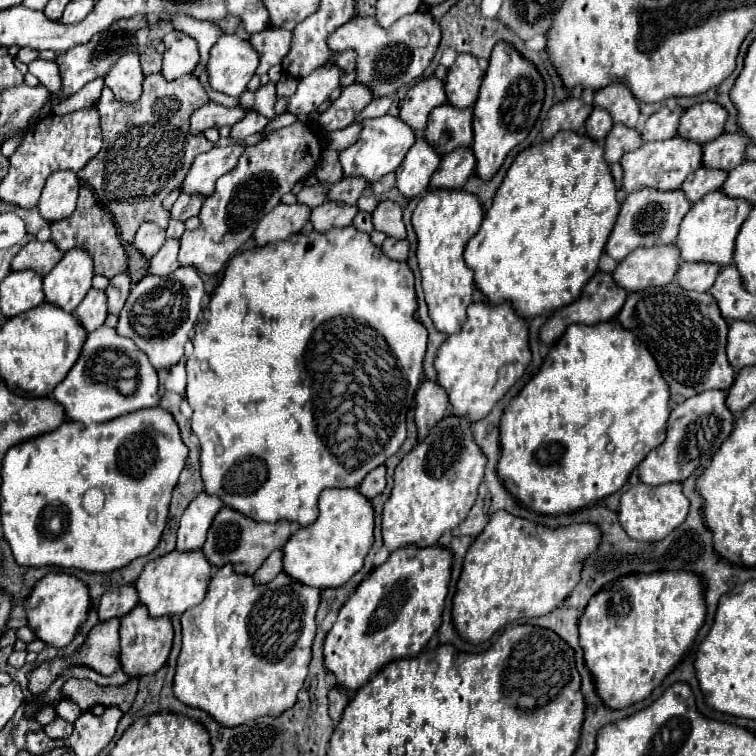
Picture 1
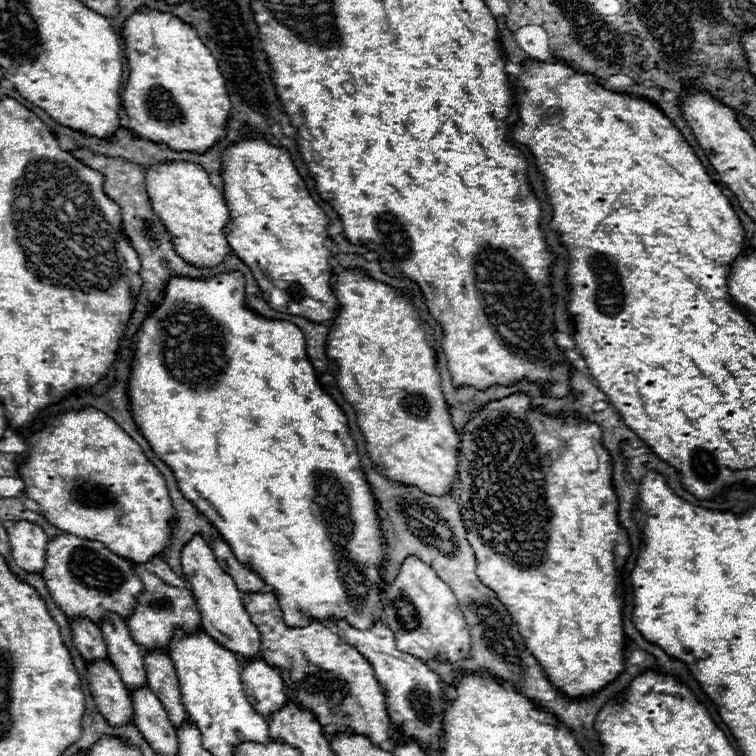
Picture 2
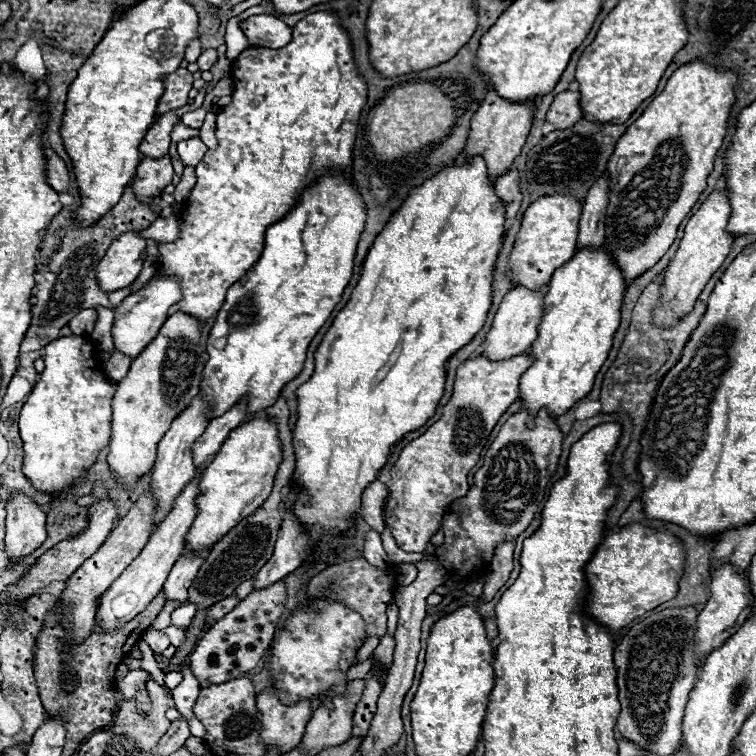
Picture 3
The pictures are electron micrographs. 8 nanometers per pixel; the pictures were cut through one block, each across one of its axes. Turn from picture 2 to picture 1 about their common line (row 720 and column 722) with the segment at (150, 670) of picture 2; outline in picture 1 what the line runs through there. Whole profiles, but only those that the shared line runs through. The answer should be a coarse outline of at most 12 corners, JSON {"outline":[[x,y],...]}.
{"outline":[[700,166],[680,190],[694,204],[720,190],[728,172]]}

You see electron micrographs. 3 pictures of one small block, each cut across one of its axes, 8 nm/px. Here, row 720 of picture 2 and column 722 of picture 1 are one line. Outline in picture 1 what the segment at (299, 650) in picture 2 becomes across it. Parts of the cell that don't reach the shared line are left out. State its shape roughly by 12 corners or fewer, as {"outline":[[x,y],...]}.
{"outline":[[630,292],[618,322],[676,404],[728,390],[728,324],[712,294]]}

